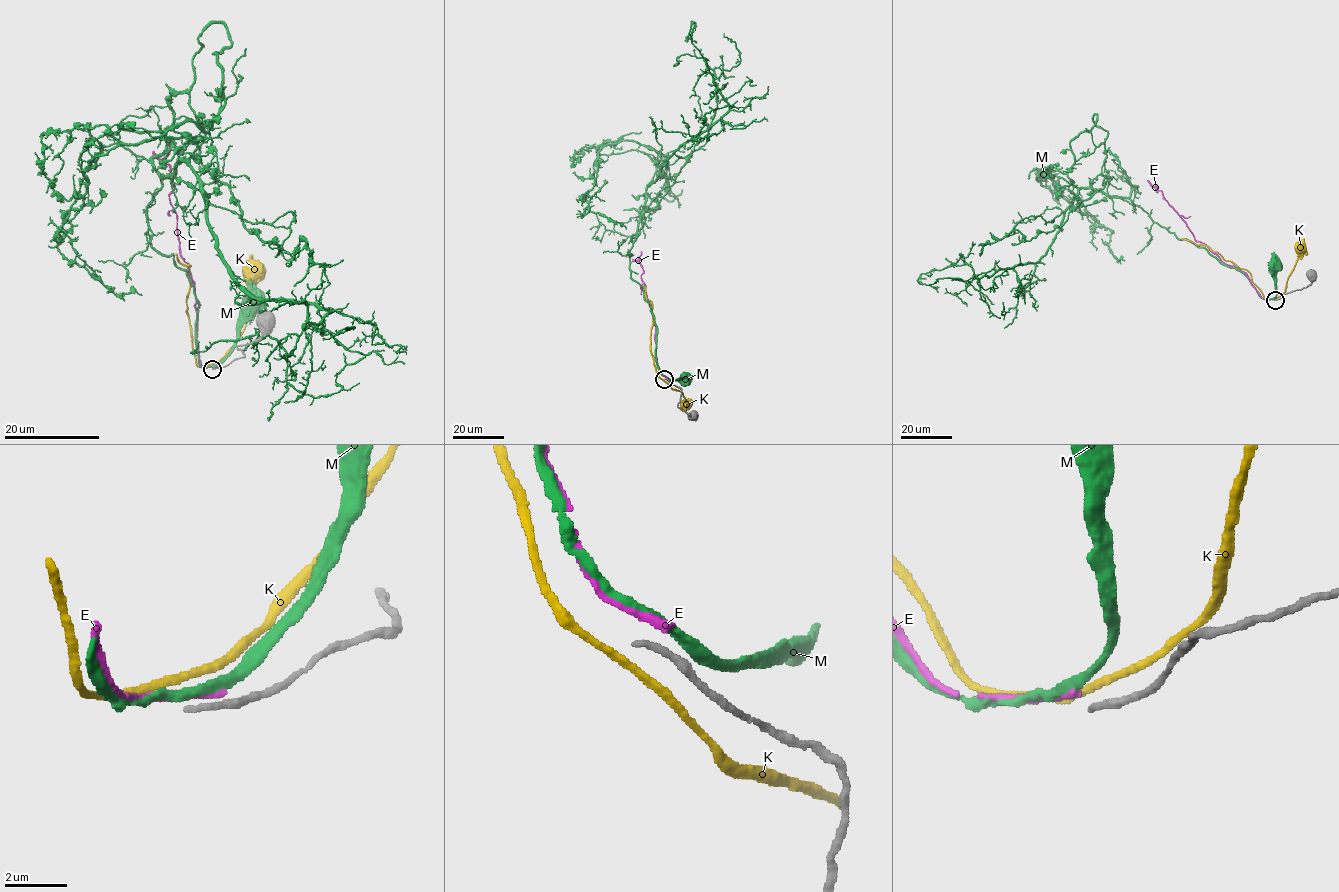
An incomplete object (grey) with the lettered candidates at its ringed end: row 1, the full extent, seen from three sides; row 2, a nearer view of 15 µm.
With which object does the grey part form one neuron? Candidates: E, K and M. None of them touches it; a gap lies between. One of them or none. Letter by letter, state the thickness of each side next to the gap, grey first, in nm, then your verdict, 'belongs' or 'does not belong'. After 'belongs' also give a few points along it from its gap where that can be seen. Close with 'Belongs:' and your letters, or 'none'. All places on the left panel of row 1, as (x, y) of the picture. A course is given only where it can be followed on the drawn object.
E: 190 nm thick on the grey side, 340 nm on the other; does not belong
K: 190 nm thick on the grey side, 240 nm on the other; does not belong
M: 190 nm thick on the grey side, 300 nm on the other; does not belong
Belongs: none

